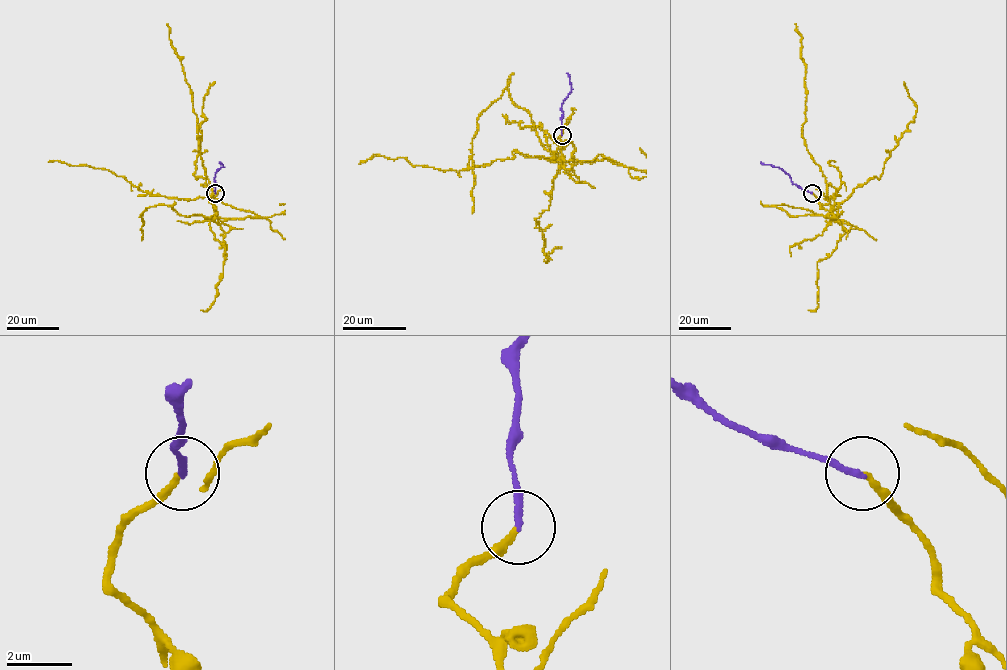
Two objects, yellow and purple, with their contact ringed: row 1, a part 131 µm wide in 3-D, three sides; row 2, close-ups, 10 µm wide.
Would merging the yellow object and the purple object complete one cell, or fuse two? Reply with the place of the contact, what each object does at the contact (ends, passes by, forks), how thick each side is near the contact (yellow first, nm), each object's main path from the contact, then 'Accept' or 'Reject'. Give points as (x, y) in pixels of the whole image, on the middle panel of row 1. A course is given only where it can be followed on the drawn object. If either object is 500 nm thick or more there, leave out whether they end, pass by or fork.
Place: (562, 135). At the ring yellow ends. At the ring purple ends. Thickness 190 nm (yellow) against 180 nm. Course of yellow: (562, 135), (555, 142), (565, 160), (602, 155), (616, 163), (514, 151), (458, 171), (403, 157), (358, 164). Course of purple: (562, 135), (560, 109), (571, 87), (567, 72). Reject

